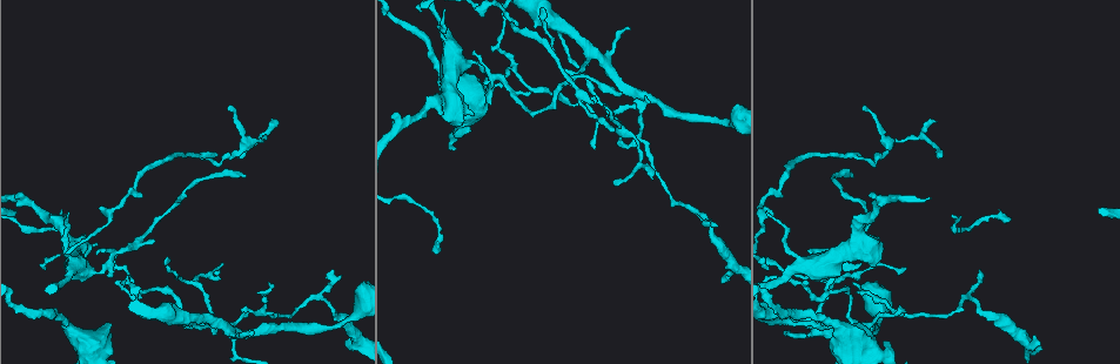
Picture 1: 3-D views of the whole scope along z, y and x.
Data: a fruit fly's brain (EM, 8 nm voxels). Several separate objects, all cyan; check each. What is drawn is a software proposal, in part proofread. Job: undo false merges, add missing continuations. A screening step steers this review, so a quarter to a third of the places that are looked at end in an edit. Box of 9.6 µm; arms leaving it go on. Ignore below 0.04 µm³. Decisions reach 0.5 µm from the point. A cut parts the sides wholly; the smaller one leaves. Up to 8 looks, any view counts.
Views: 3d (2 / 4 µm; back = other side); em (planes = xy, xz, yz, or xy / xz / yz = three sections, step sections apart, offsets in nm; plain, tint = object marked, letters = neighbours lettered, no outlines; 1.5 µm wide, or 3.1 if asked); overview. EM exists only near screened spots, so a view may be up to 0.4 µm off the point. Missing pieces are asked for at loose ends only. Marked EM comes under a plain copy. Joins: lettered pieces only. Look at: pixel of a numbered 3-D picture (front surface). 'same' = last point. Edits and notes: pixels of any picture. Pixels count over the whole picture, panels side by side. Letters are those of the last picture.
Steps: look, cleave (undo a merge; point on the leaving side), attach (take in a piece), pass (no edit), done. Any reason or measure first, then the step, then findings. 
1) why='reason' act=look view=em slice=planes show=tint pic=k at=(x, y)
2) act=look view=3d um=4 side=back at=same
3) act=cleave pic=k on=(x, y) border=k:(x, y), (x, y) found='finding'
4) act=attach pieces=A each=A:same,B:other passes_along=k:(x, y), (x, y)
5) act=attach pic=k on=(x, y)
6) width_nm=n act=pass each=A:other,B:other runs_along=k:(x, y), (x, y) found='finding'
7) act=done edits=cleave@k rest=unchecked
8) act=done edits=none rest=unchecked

why='tapers out' act=look view=em slice=planes show=tint pic=1 at=(275, 122)

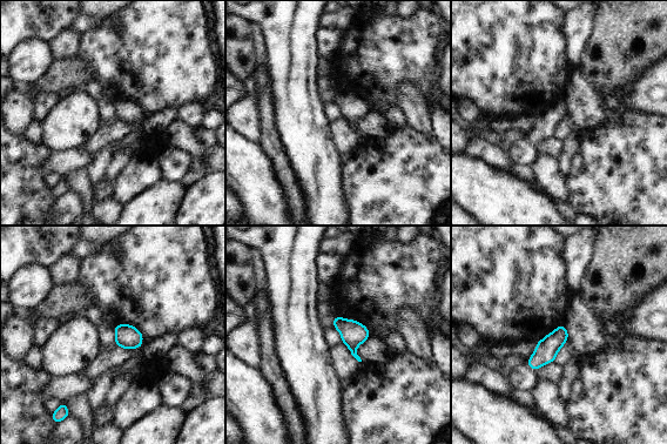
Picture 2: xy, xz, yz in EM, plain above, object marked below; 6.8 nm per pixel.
act=look view=em slice=planes show=letters at=same

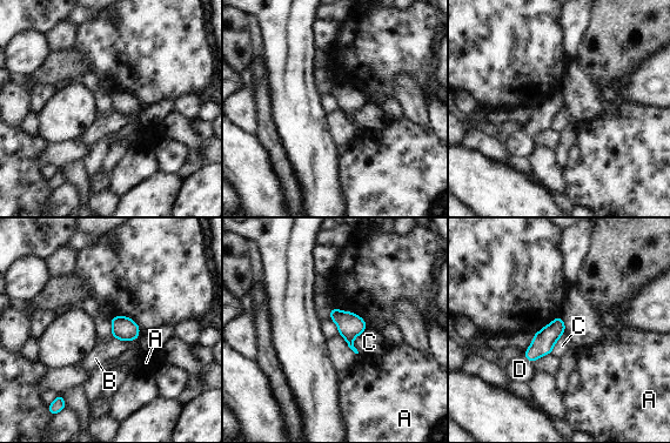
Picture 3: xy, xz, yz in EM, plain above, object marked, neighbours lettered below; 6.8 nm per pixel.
width_nm=150 act=pass each=A:other,B:other,C:other,D:other border=3:(140, 329), (135, 340), (113, 336) found='no lettered piece goes on from it'

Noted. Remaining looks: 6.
why='abrupt turn' act=look view=3d um=4 side=back pic=1 at=(514, 58)

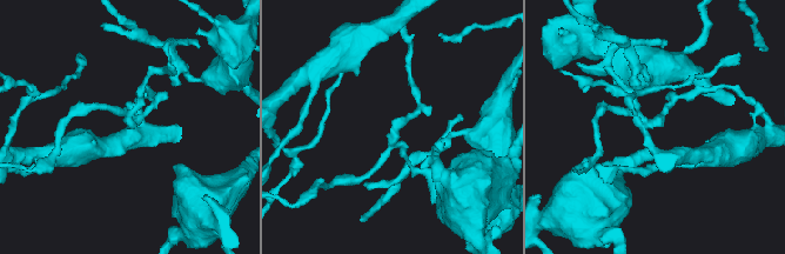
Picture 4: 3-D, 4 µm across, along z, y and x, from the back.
why='now the EM' act=look view=em slice=planes show=letters pic=4 at=(134, 124)

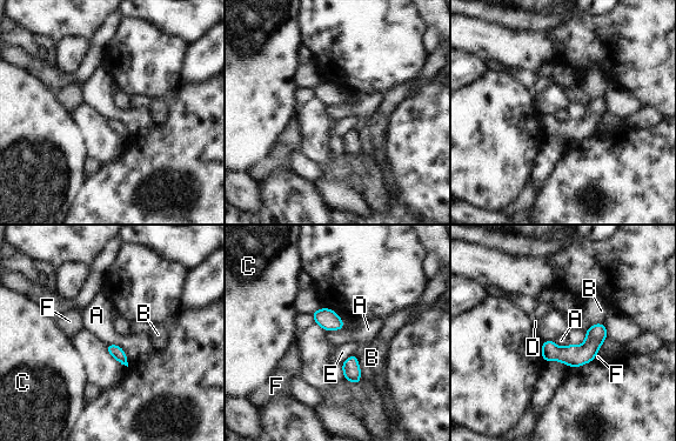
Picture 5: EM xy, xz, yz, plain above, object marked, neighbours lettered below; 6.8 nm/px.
act=pass each=A:other,B:other,C:other,D:other,E:other,F:other runs_along=5:(601, 326), (579, 354), (546, 358) found='one cell here'

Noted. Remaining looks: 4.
why='stops while still wide' act=look view=em slice=planes show=letters pic=1 at=(891, 344)

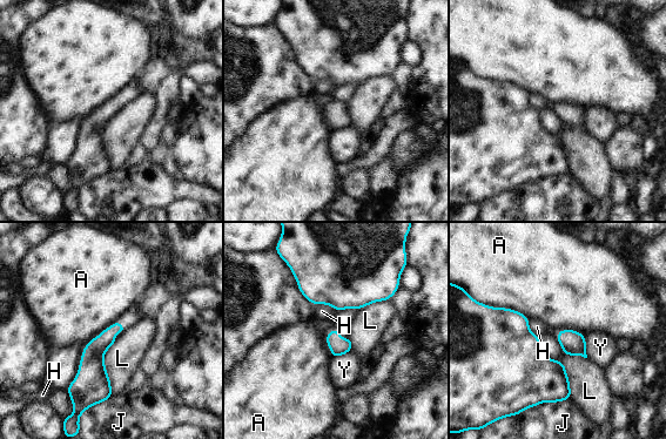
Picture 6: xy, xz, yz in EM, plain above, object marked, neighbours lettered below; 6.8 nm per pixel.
act=pass each=A:other,H:other,J:other,L:other,Y:other border=6:(584, 336), (587, 357) found='no lettered piece goes on from it'

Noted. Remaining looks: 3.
act=done edits=none rest=unchecked

